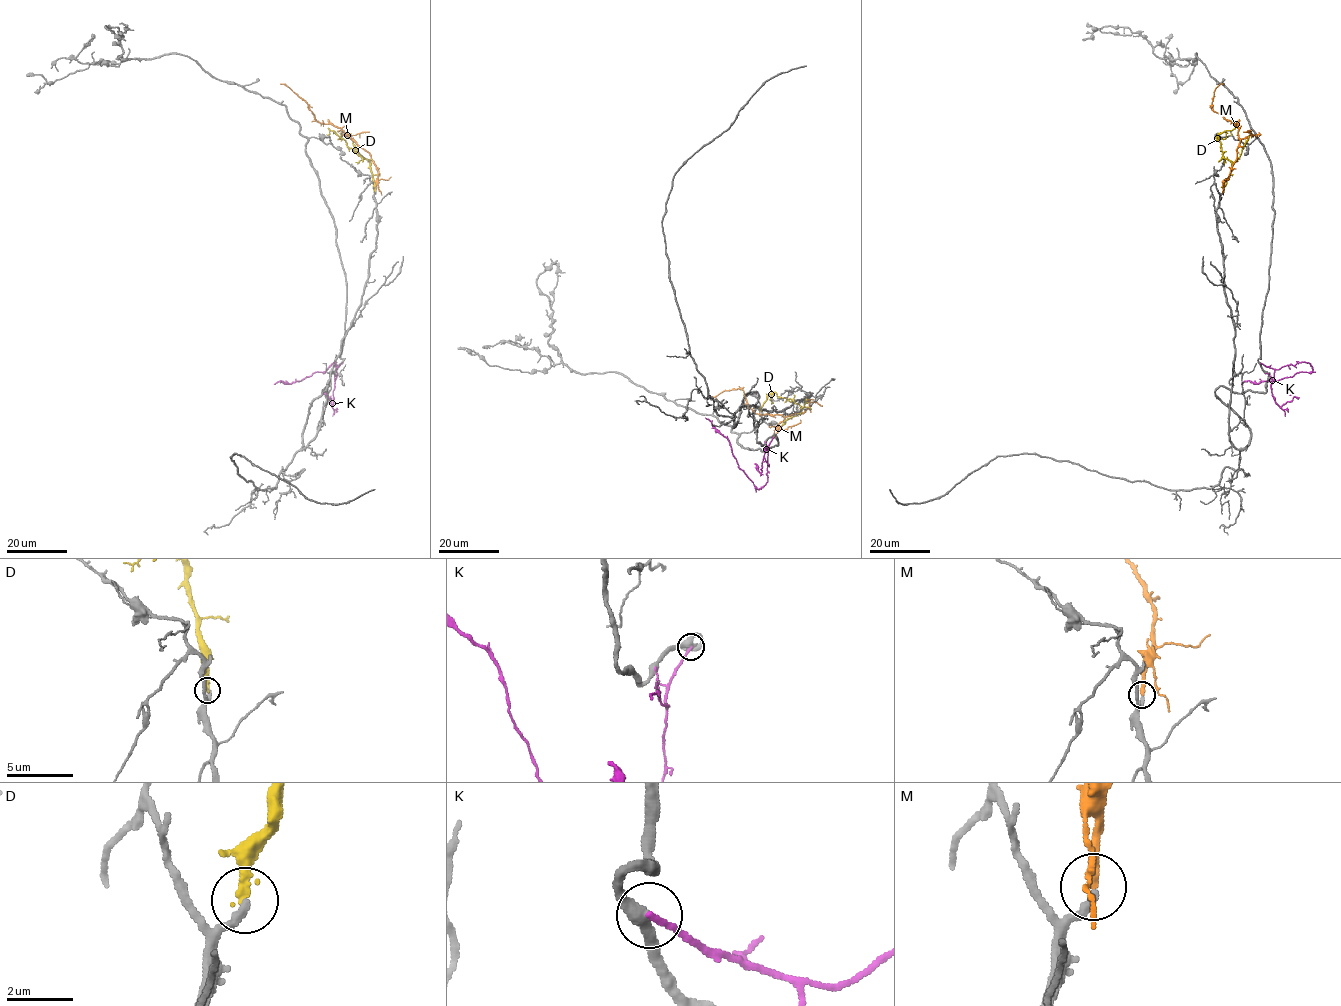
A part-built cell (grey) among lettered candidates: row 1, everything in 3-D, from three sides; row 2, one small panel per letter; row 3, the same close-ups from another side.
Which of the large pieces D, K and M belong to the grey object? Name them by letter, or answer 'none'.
M

